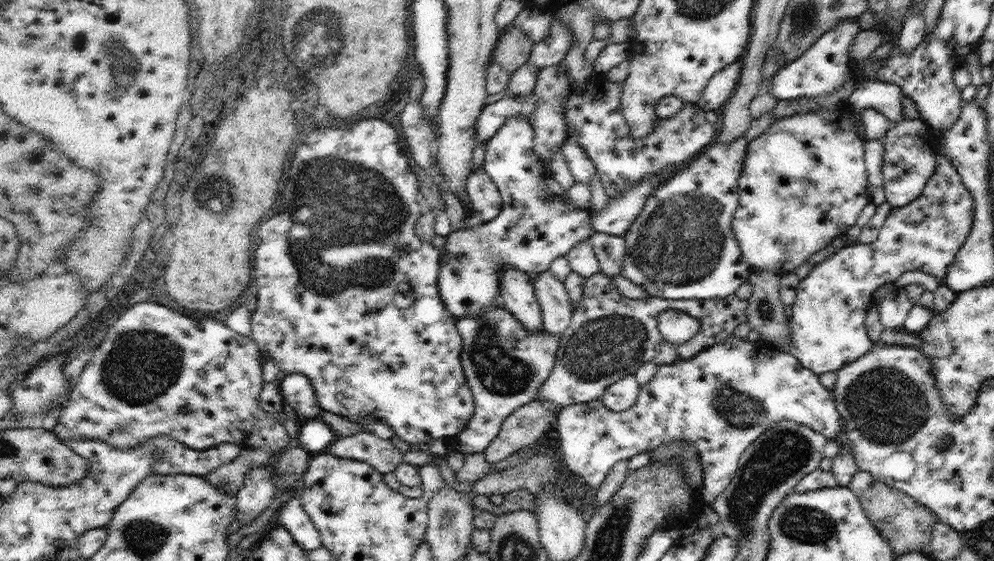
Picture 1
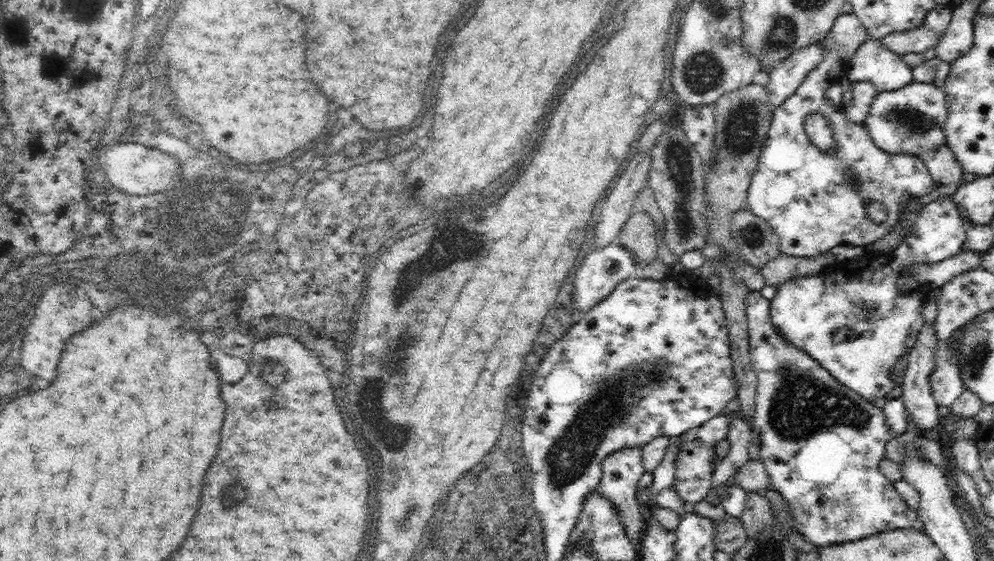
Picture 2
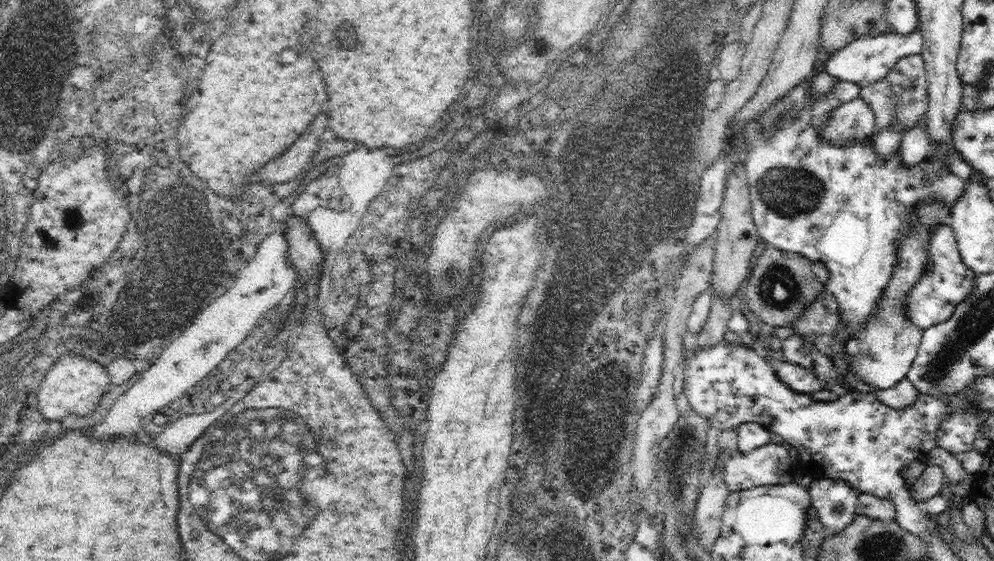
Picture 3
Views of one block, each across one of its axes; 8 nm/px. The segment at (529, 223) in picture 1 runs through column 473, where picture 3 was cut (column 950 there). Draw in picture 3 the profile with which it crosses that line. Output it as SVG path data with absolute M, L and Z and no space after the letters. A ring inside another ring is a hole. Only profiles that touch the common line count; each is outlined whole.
M946 224L938 226L928 240L926 268L922 272L922 278L918 278L918 282L908 290L910 294L906 294L902 302L904 314L920 330L938 326L940 322L946 322L954 314L956 306L964 302L966 296L974 290L974 280L976 280L974 272L964 264L960 256L960 248L952 226L946 226Z

